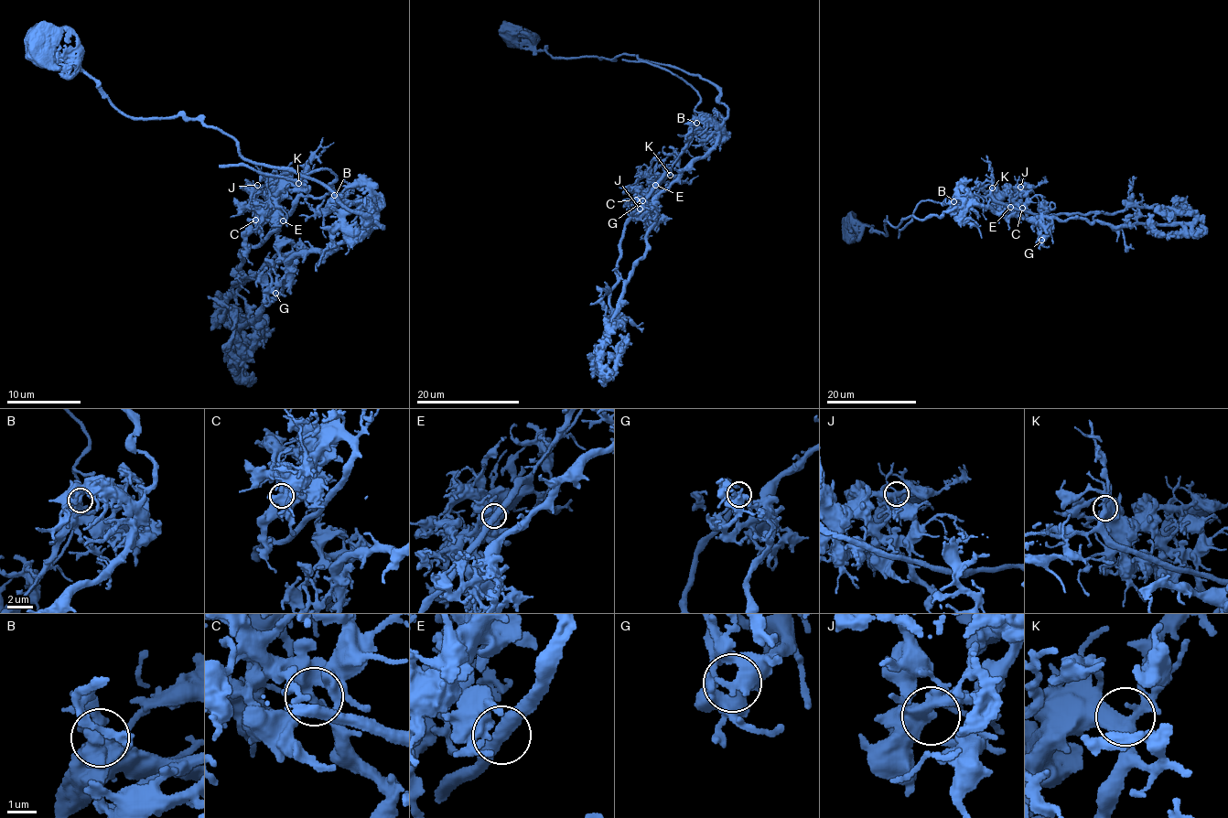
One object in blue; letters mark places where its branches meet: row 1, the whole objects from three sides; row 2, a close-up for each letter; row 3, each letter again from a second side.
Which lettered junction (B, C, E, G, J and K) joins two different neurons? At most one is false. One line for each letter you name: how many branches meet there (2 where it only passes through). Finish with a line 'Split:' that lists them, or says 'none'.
B: 4 branches meet
Split: B

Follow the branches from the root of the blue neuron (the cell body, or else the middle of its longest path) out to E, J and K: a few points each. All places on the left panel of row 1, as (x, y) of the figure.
E: (40, 49), (78, 63), (128, 115), (221, 129), (260, 172), (332, 172), (334, 195), (302, 196), (283, 220)
J: (40, 49), (128, 115), (187, 115), (228, 133), (260, 172), (335, 179), (320, 198), (257, 185)
K: (40, 49), (128, 115), (199, 120), (260, 172), (330, 170), (334, 195), (298, 183)

